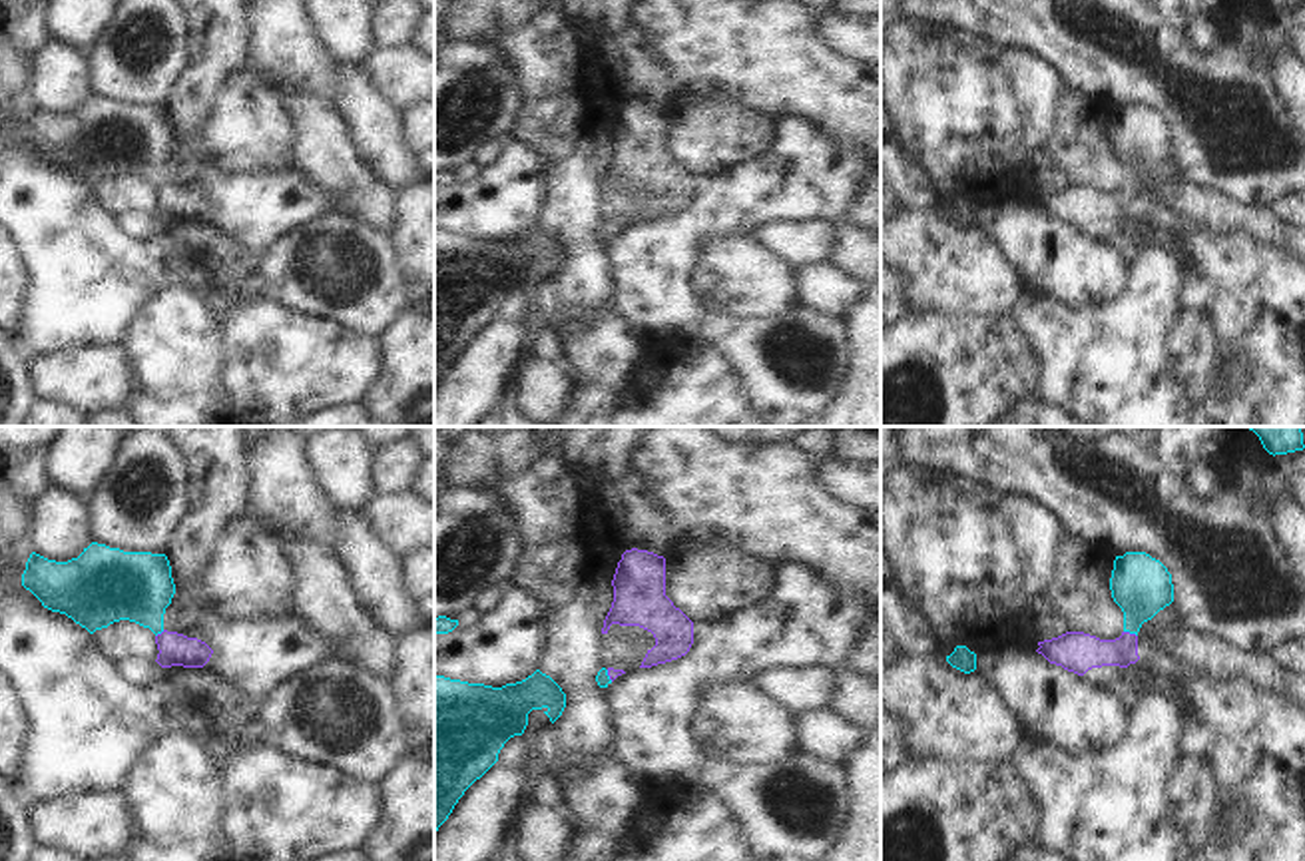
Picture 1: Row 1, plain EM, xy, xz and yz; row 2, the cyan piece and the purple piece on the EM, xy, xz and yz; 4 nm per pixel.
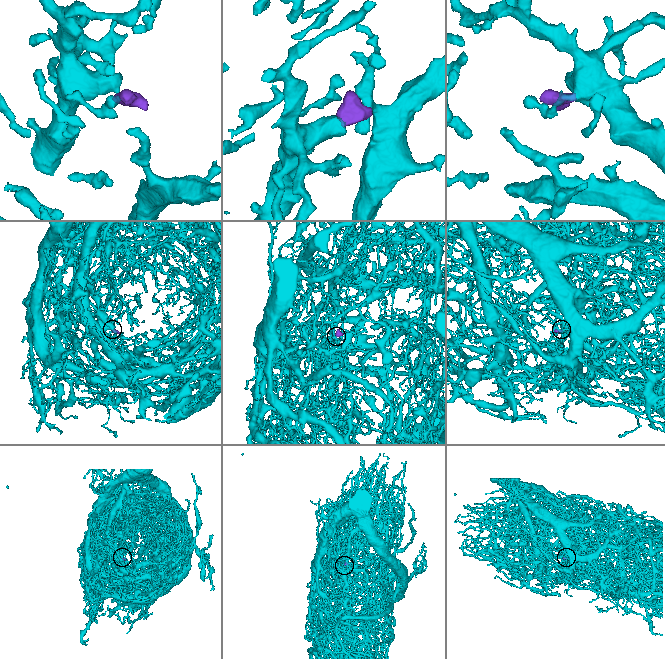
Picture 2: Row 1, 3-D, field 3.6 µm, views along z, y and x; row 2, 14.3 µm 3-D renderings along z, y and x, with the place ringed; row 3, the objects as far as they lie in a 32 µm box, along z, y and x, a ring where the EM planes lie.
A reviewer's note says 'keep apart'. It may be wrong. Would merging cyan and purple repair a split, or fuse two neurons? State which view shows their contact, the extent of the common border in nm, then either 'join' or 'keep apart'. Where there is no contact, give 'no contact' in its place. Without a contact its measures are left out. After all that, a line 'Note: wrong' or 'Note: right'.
contact in yz; length 60 nm; join
Note: wrong

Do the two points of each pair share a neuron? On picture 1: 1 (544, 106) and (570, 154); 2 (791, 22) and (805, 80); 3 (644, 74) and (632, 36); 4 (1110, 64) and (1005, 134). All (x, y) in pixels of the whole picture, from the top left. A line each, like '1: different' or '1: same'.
1: same
2: same
3: same
4: different

